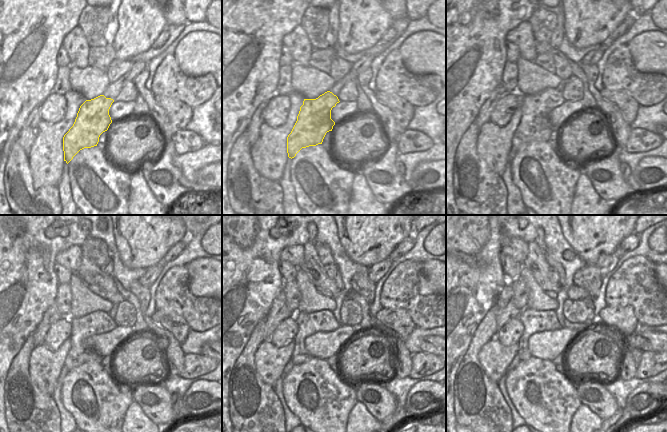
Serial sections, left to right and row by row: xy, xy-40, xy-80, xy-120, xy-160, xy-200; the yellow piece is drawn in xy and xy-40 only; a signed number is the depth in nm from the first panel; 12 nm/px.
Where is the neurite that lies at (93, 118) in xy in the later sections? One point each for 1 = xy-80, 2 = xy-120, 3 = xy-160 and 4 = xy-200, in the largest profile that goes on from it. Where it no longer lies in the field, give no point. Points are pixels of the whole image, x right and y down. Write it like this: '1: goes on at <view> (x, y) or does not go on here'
1: goes on at xy-80 (534, 126)
2: goes on at xy-120 (99, 322)
3: goes on at xy-160 (322, 321)
4: goes on at xy-200 (533, 321)

